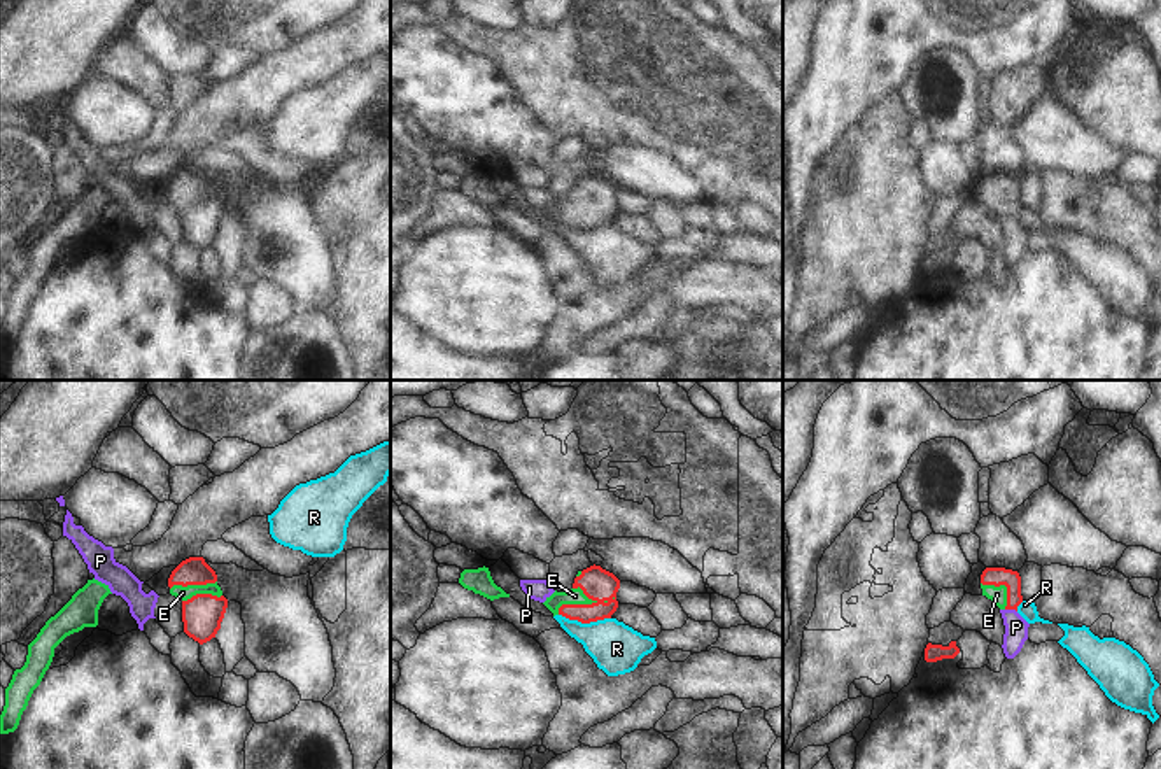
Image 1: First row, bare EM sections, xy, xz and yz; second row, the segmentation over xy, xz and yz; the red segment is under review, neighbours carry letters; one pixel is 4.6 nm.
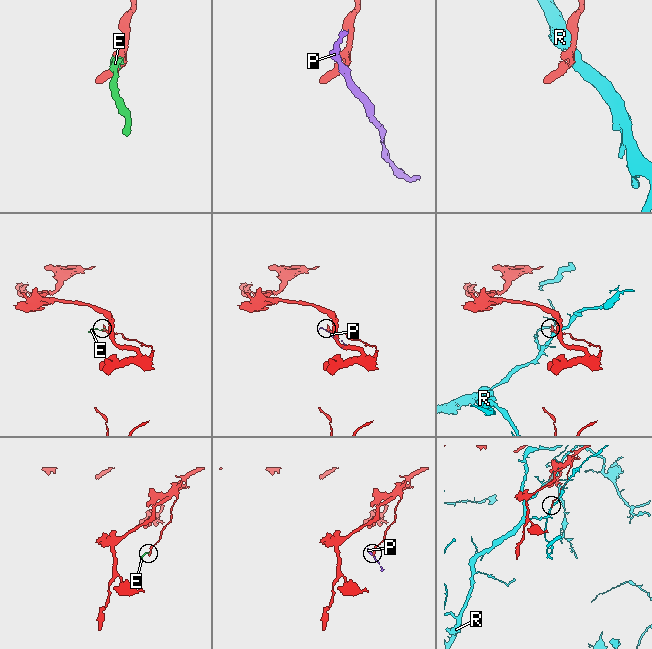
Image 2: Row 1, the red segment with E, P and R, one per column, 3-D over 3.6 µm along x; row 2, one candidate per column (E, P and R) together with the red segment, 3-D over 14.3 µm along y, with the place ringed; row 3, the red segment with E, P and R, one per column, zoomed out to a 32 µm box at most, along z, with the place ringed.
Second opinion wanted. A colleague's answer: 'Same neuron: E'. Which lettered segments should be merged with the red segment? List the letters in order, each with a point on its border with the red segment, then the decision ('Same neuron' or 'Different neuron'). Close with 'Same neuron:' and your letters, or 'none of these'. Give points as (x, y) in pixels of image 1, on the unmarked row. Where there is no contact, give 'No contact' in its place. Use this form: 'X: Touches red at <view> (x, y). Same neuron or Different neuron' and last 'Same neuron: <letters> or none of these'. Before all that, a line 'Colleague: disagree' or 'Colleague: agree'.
Colleague: agree
E: Touches red at xz (575, 212). Same neuron
P: Touches red at yz (1011, 216). Different neuron
R: Touches red at xz (585, 230). Different neuron
Same neuron: E

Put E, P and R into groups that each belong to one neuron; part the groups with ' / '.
E / P / R

